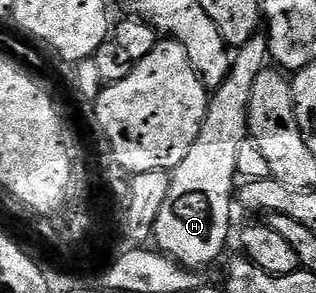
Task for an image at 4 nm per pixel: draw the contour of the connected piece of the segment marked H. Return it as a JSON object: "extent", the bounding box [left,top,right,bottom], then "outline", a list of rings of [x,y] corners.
{"extent":[152,31,270,270],"outline":[[[259,31],[252,39],[248,39],[248,43],[237,46],[224,83],[213,90],[209,98],[204,123],[200,127],[200,135],[196,135],[196,143],[192,143],[192,151],[188,151],[184,163],[172,170],[170,194],[168,199],[164,199],[164,207],[160,207],[160,215],[156,215],[152,241],[159,253],[165,253],[188,269],[201,270],[201,265],[212,264],[226,249],[226,240],[230,237],[230,201],[232,205],[232,198],[236,193],[236,155],[240,155],[240,143],[248,139],[246,108],[250,102],[252,87],[256,84],[256,75],[267,68],[270,60],[270,43],[265,32]]]}

